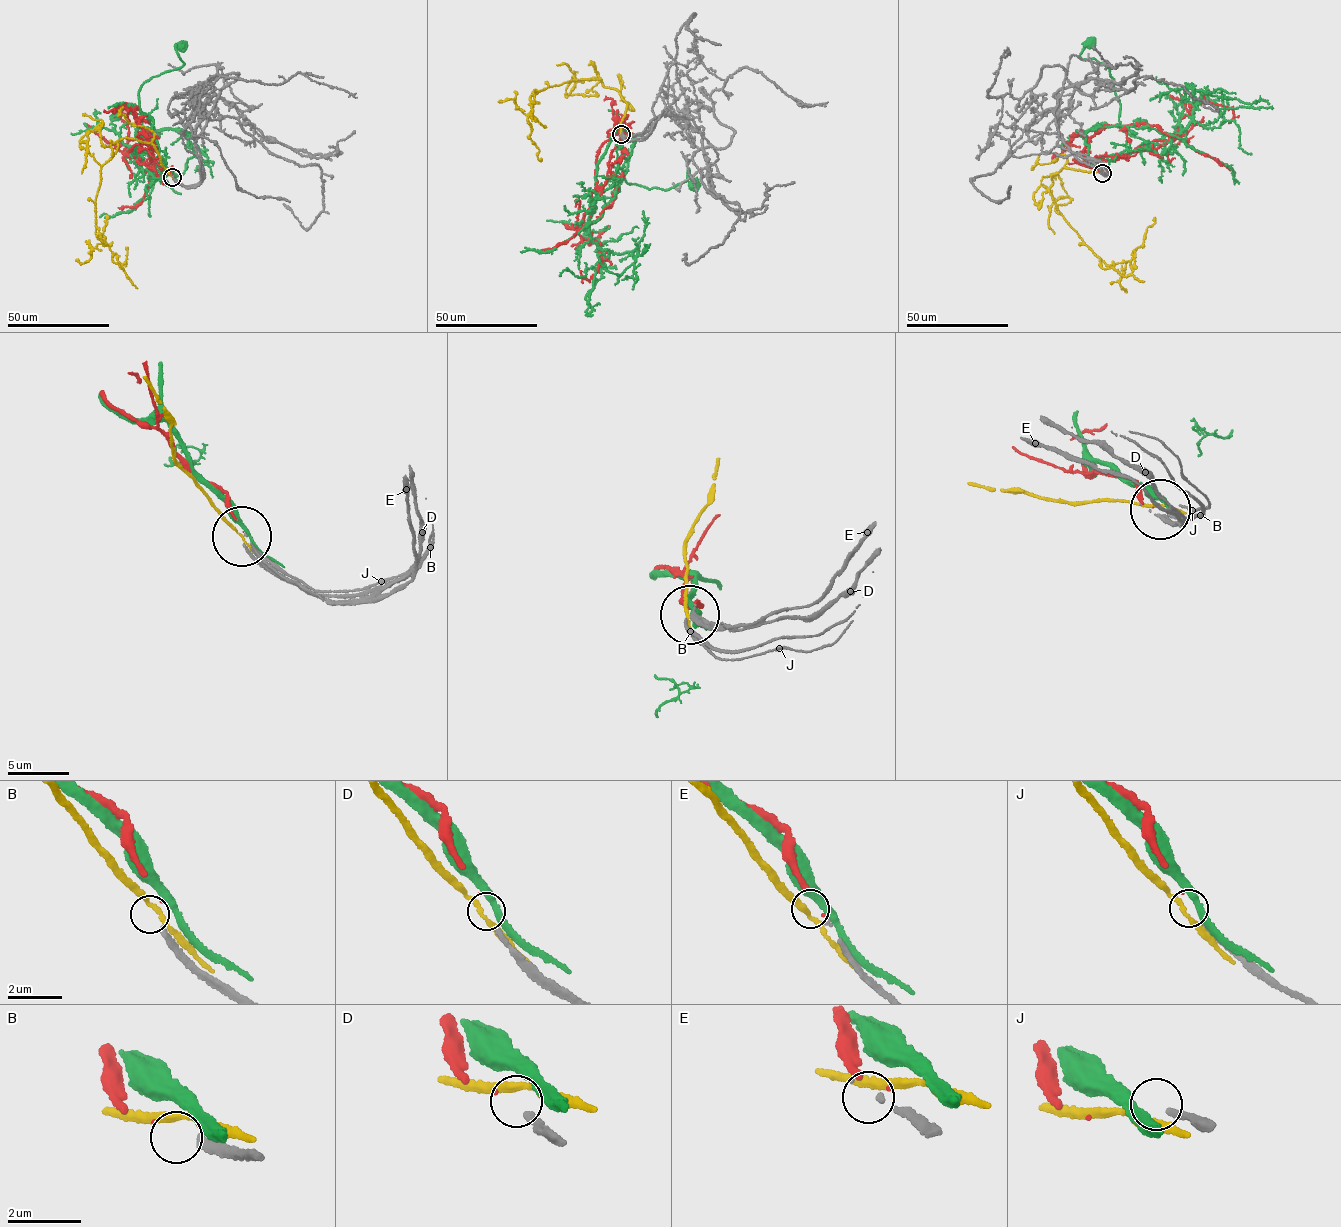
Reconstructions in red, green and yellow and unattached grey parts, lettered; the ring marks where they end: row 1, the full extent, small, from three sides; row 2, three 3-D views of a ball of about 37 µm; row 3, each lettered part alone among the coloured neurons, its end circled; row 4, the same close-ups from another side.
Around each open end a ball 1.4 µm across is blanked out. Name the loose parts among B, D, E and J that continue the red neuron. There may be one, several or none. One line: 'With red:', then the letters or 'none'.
With red: D

